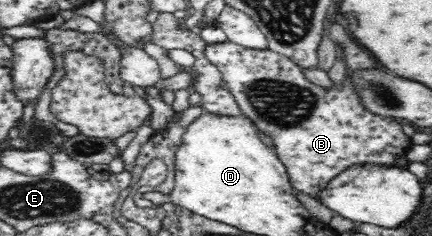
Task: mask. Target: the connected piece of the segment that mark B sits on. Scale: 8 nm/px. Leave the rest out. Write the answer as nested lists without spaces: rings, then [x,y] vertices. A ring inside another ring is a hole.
[[[341,20],[333,22],[329,28],[329,34],[330,38],[343,50],[347,73],[340,86],[333,84],[328,89],[307,80],[299,65],[268,48],[265,50],[243,48],[231,41],[205,46],[205,57],[221,72],[225,87],[235,97],[243,116],[249,118],[258,130],[271,138],[273,149],[285,165],[293,188],[313,198],[319,207],[319,192],[326,188],[335,176],[339,176],[353,164],[378,164],[391,168],[397,164],[397,156],[403,156],[413,145],[411,137],[405,135],[401,129],[403,121],[391,117],[384,118],[367,110],[367,107],[361,103],[361,97],[357,95],[353,79],[349,77],[348,72],[355,72],[355,70],[382,68],[377,58],[355,41],[355,37]]]

